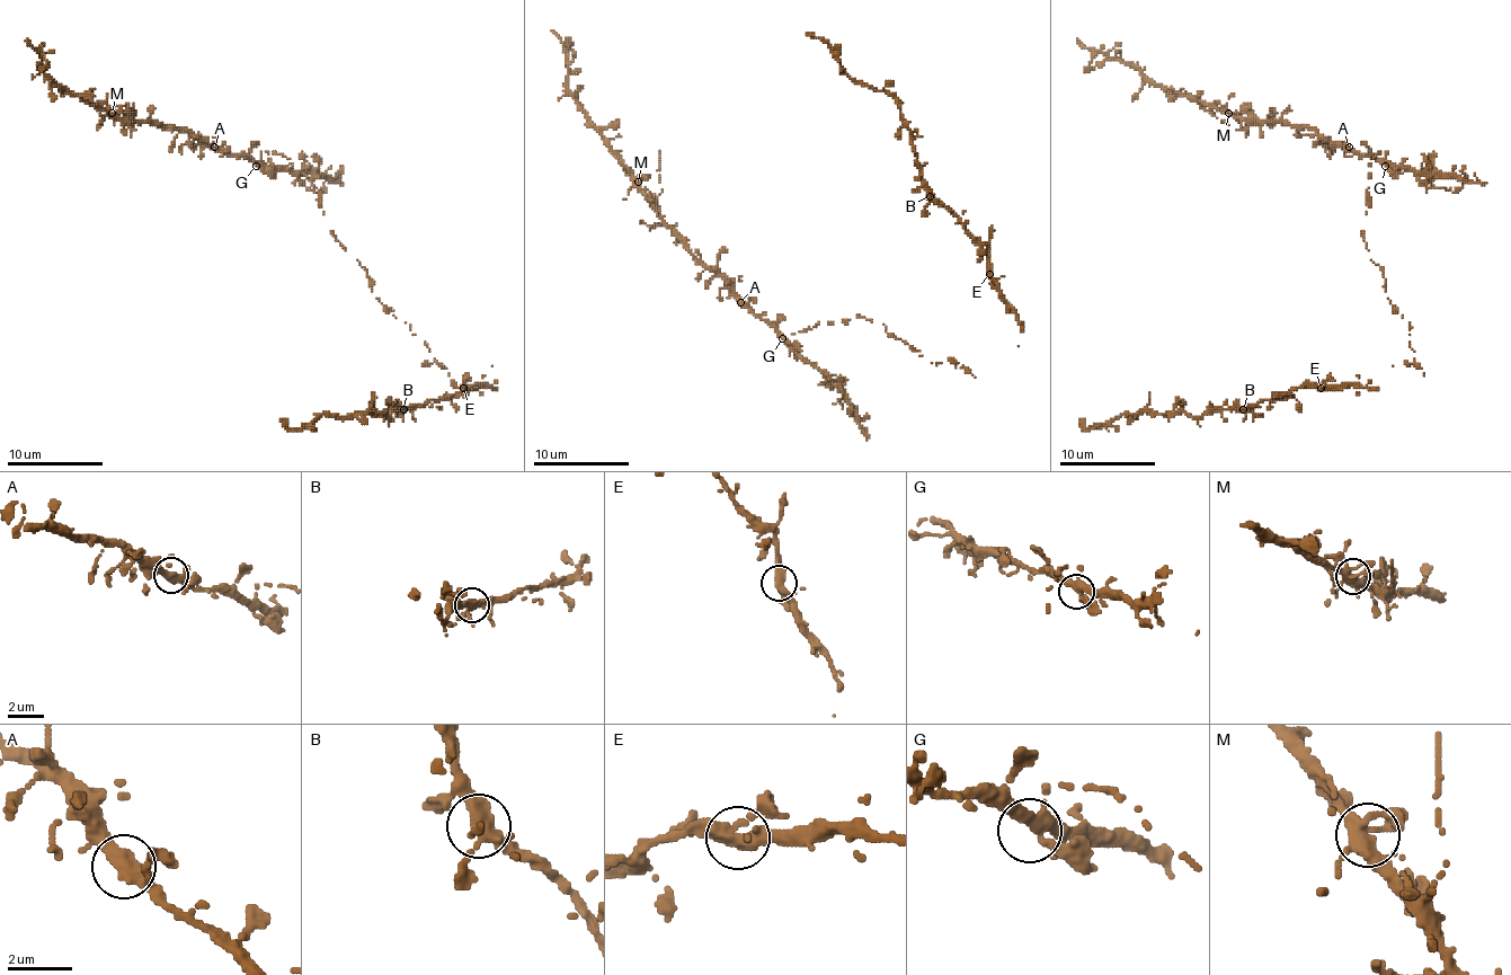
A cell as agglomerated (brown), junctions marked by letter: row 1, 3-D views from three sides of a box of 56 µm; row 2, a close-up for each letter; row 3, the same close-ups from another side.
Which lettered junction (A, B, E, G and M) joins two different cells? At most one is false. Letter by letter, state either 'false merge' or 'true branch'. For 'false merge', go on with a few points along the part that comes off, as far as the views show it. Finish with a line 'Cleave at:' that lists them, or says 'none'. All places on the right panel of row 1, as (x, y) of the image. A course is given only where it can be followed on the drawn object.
A: true branch
B: true branch
E: true branch
G: true branch
M: true branch
Cleave at: none

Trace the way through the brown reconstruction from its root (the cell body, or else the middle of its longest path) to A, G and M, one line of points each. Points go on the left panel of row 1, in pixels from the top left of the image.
A: (366, 274), (330, 231), (319, 189), (290, 159), (260, 151), (258, 161), (249, 161), (228, 157), (215, 147)
G: (366, 274), (330, 231), (319, 189), (290, 164), (290, 159), (273, 151), (260, 151), (260, 161), (256, 166)
M: (366, 274), (290, 159), (230, 157), (188, 132), (112, 113)

